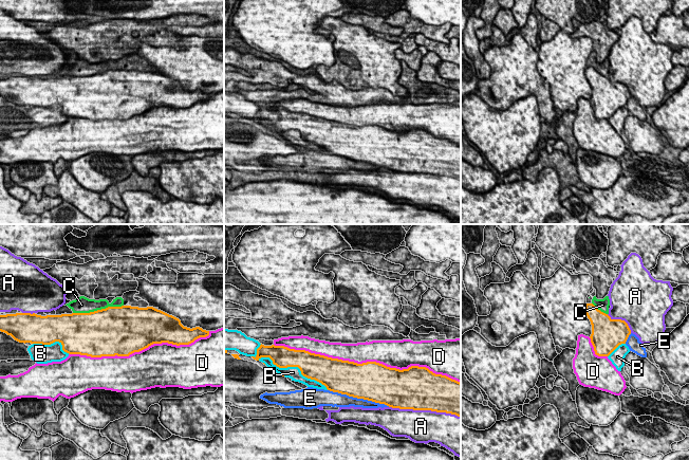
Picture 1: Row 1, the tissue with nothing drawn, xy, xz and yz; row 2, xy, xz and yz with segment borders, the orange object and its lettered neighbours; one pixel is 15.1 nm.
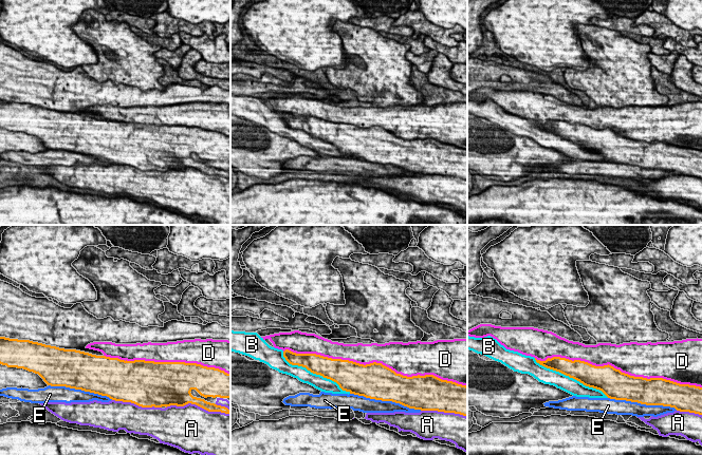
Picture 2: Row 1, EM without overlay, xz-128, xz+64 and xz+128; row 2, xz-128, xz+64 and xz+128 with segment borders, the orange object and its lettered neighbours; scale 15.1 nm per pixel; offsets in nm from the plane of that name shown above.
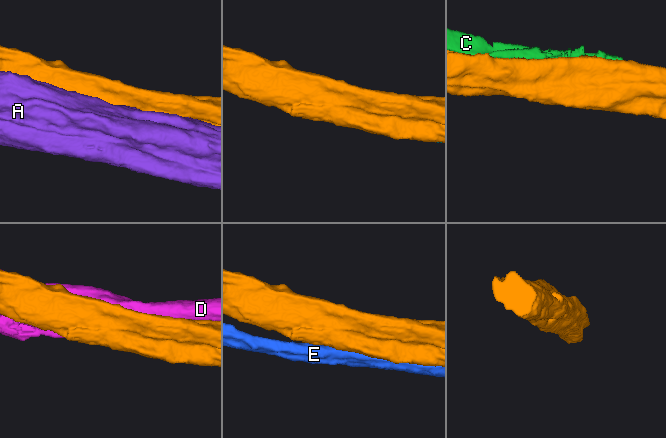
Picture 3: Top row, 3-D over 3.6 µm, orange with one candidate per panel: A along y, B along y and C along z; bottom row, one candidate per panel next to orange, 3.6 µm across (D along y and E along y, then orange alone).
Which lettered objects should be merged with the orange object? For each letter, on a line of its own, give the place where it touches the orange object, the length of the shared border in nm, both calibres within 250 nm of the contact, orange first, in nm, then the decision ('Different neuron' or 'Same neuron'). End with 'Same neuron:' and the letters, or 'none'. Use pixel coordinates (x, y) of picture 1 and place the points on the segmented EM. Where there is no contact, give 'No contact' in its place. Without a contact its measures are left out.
A: Touches orange at xz (425, 409). Shared border 1100 nm. Thickness 500 nm (orange) against 480 nm. Different neuron
B: Touches orange at xz (294, 366). Shared border 1150 nm. Thickness 360 nm (orange) against 190 nm. Same neuron
C: Touches orange at xy (97, 310). Shared border 800 nm. Thickness 500 nm (orange) against 260 nm. Different neuron
D: Touches orange at xz (367, 362). Shared border 2900 nm. Thickness 500 nm (orange) against 340 nm. Different neuron
E: Touches orange at xz (358, 398). Shared border 1000 nm. Thickness 500 nm (orange) against 190 nm. Different neuron
Same neuron: B

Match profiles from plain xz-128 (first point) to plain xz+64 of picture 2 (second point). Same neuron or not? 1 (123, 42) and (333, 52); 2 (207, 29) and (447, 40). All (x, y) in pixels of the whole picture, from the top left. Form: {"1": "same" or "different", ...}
{"1": "different", "2": "same"}

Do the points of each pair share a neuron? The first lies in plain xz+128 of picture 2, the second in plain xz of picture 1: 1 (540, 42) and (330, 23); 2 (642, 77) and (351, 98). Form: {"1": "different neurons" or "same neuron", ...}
{"1": "different neurons", "2": "different neurons"}

